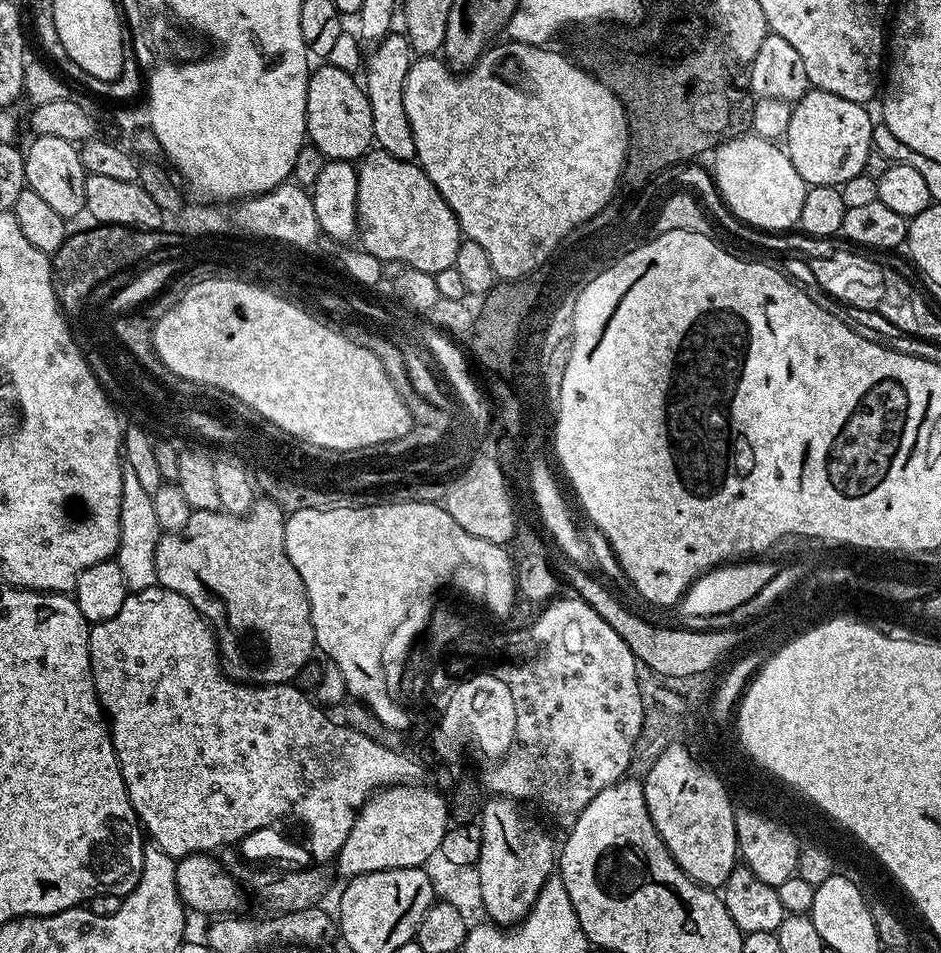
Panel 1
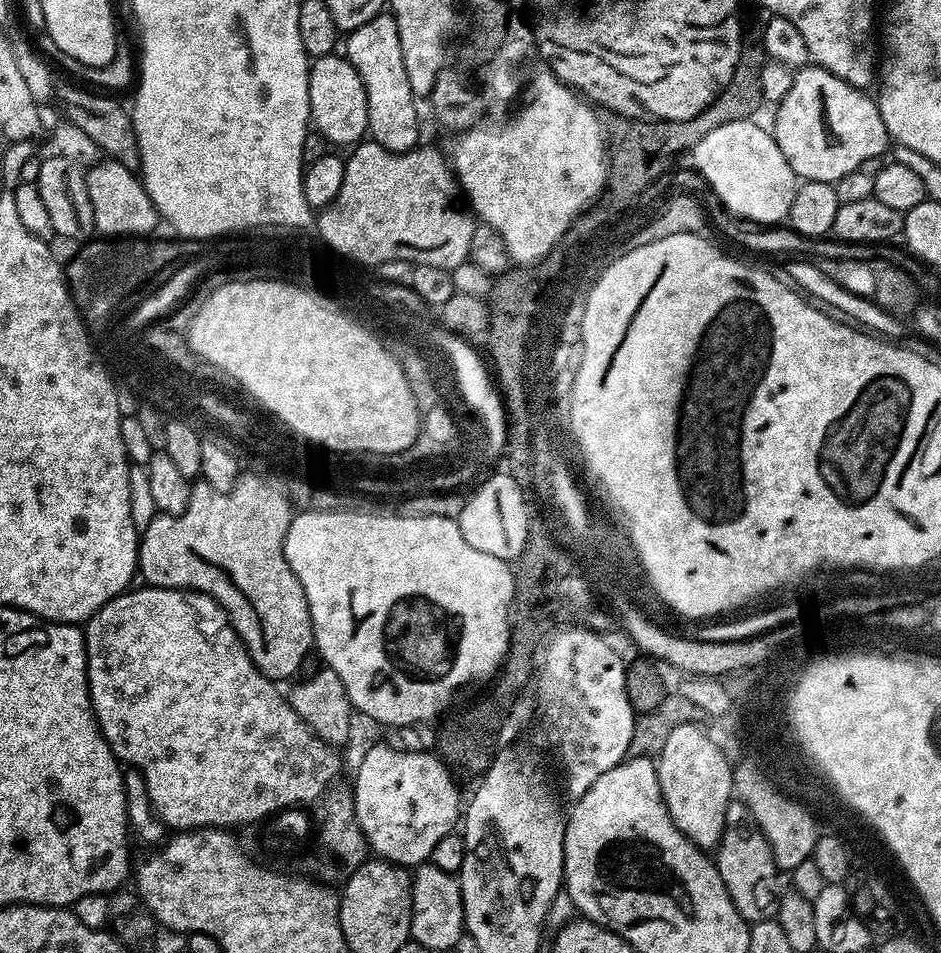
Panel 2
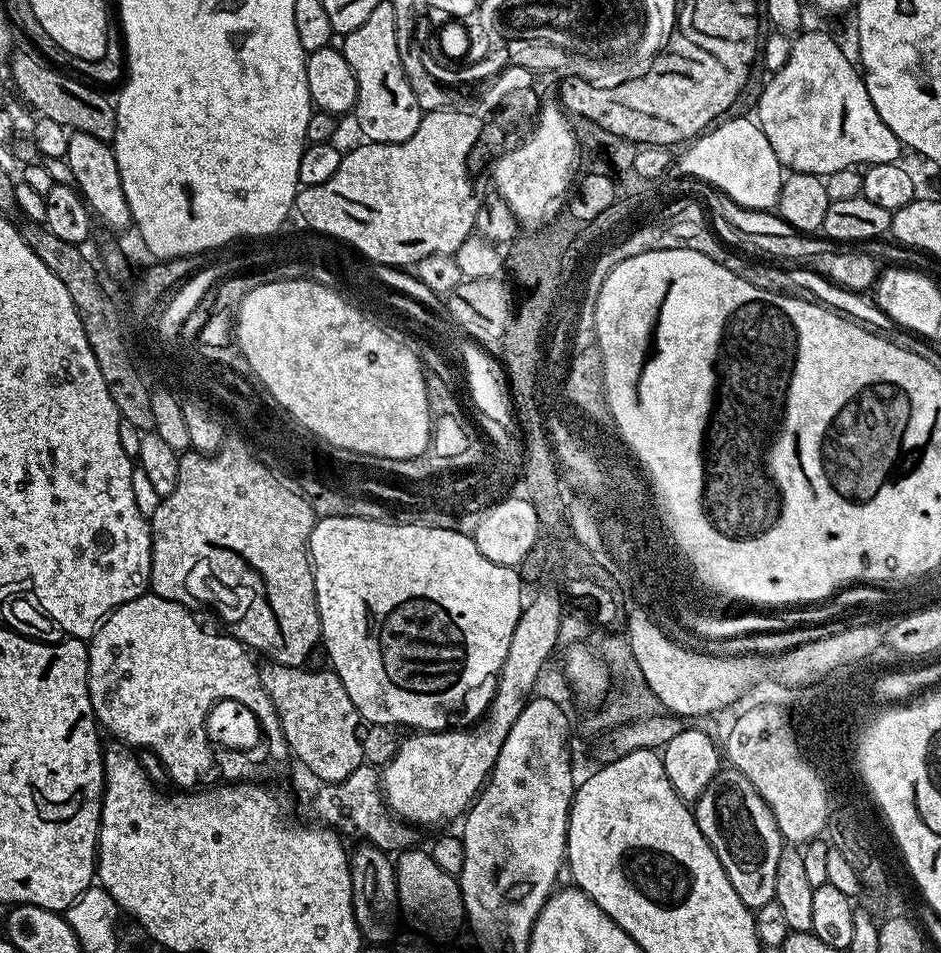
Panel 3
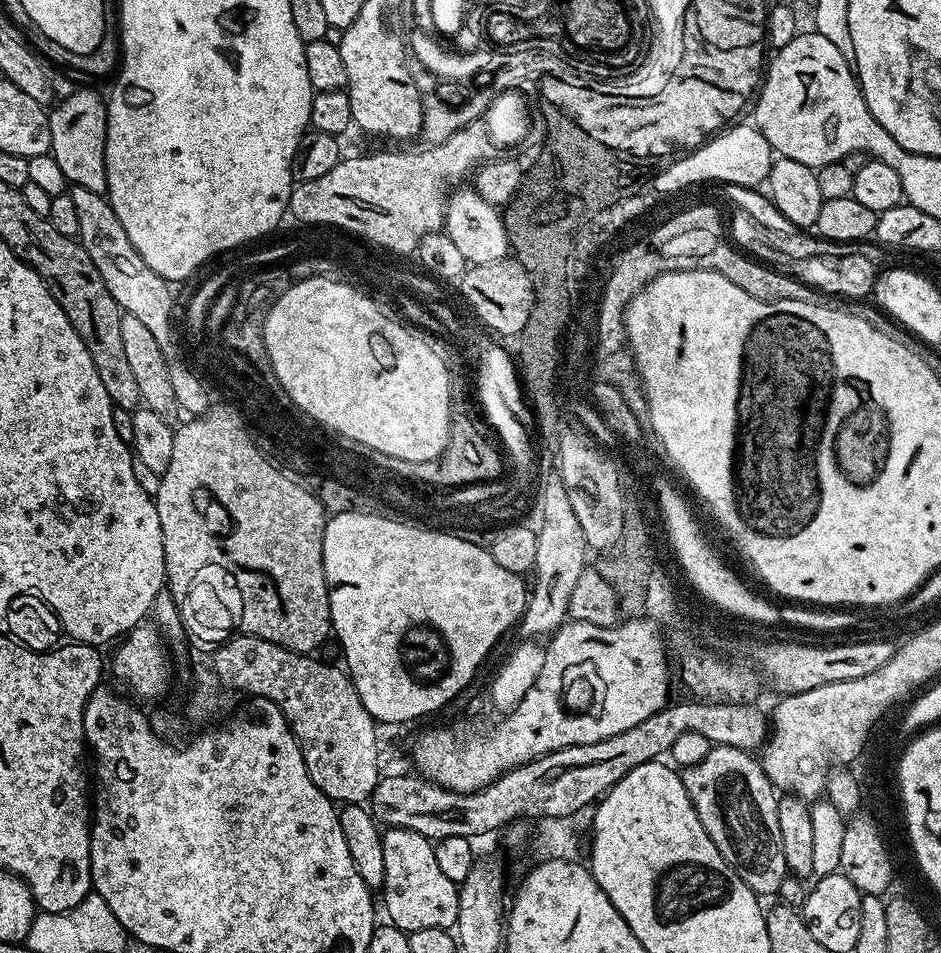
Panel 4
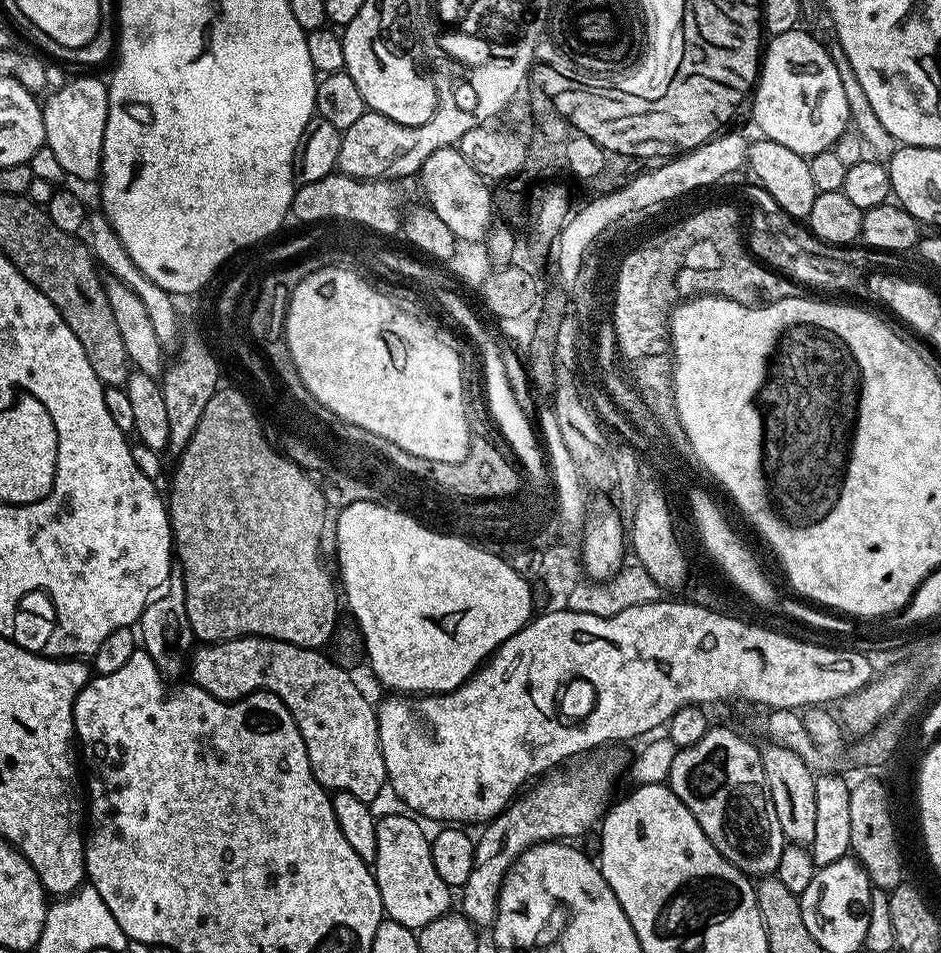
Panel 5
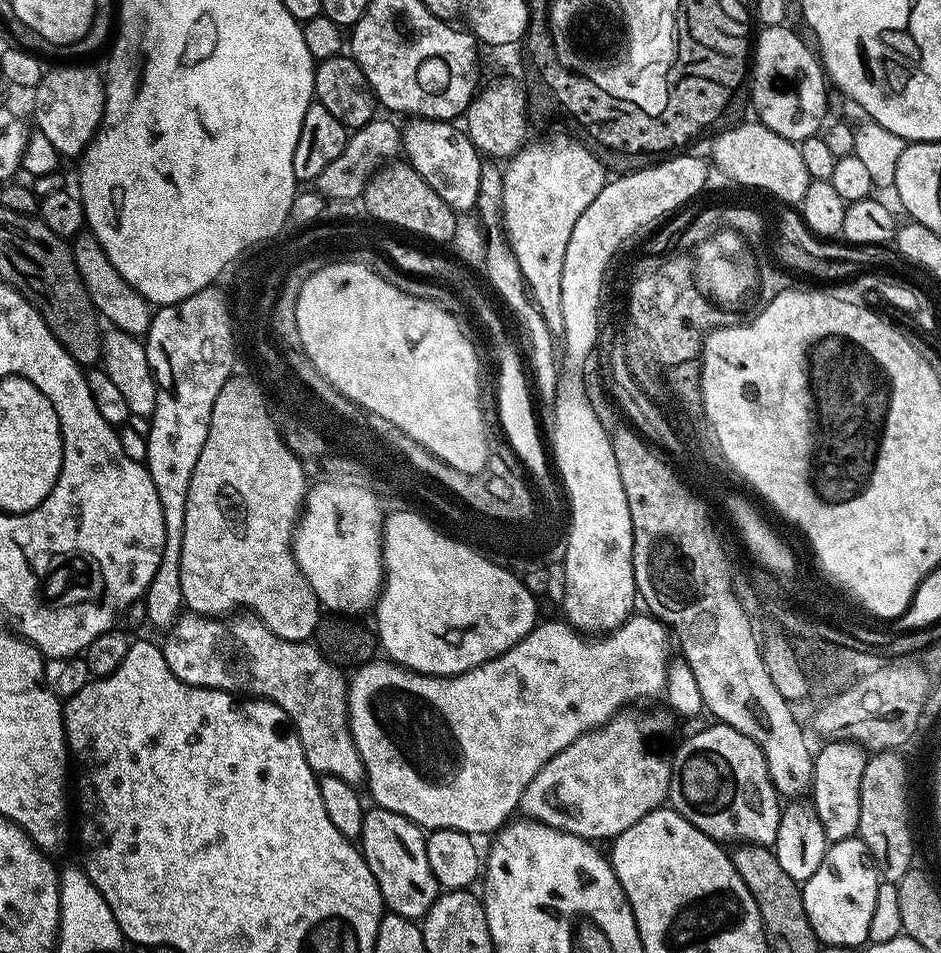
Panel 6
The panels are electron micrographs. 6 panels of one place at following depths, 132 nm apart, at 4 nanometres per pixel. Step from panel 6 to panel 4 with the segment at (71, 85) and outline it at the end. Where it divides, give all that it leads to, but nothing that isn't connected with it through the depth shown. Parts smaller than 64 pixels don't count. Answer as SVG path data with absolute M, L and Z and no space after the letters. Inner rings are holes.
M80 88L72 92L60 105L48 112L48 125L50 126L50 154L58 162L62 174L66 174L69 185L85 187L99 193L107 193L108 175L106 174L106 130L108 129L108 106L103 95L99 96L92 88Z

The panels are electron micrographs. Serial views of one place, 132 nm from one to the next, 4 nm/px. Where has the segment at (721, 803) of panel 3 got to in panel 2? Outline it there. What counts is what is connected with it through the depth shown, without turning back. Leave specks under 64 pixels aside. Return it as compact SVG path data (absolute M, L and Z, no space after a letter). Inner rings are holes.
M729 803L724 819L724 833L714 852L714 863L734 906L745 920L755 922L775 917L782 895L781 889L776 889L778 869L770 850L770 842L766 842L746 805Z

